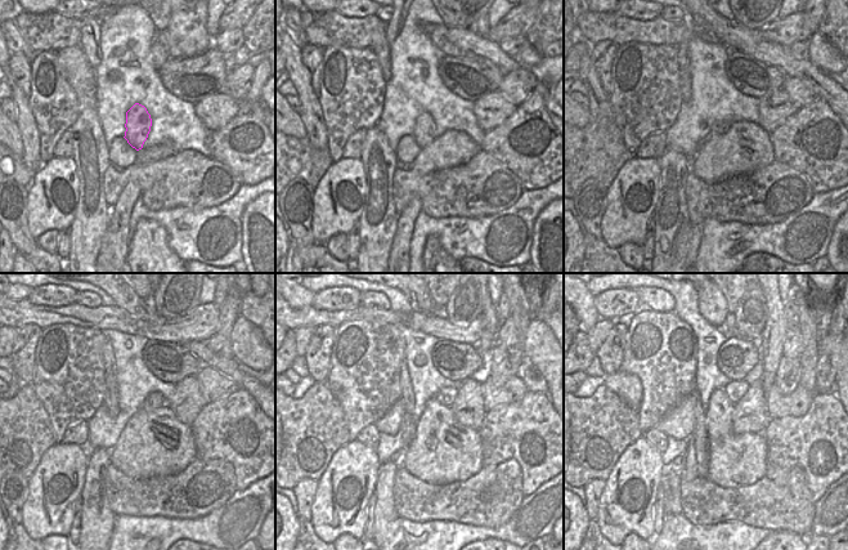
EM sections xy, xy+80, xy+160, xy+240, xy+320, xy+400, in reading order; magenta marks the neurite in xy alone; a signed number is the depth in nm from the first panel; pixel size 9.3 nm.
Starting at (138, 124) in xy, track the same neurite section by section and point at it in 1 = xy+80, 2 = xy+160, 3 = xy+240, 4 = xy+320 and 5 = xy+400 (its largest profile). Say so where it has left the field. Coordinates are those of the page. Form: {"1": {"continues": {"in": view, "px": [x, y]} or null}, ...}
{"1": {"continues": {"in": "xy+80", "px": [425, 132]}}, "2": {"continues": {"in": "xy+160", "px": [721, 126]}}, "3": {"continues": {"in": "xy+240", "px": [155, 399]}}, "4": {"continues": {"in": "xy+320", "px": [445, 396]}}, "5": {"continues": {"in": "xy+400", "px": [735, 390]}}}

